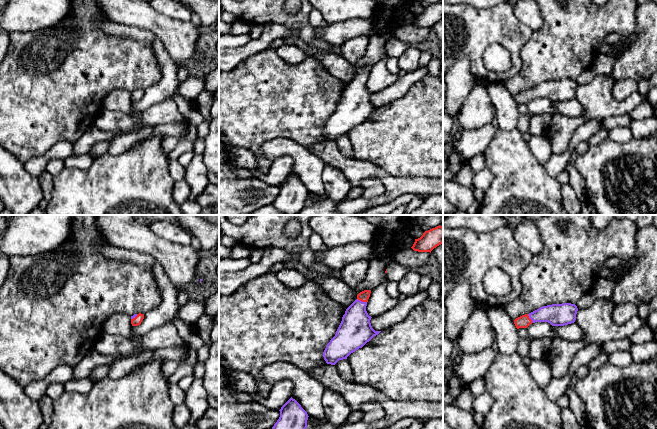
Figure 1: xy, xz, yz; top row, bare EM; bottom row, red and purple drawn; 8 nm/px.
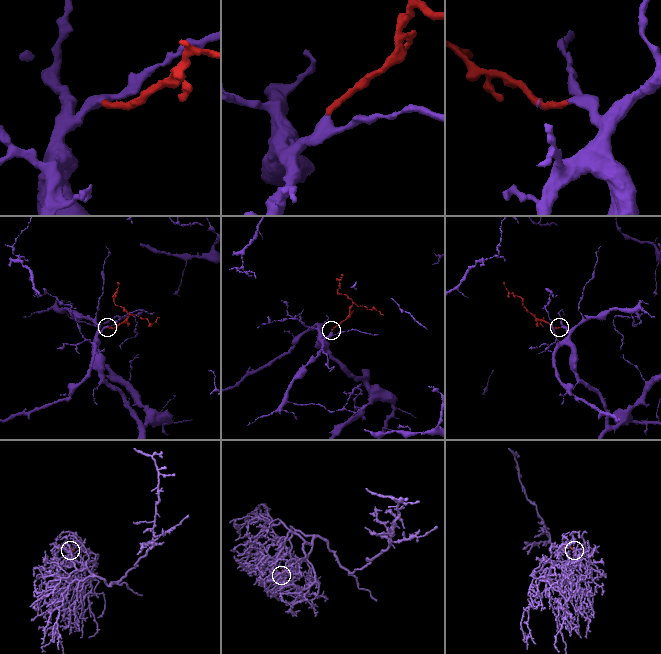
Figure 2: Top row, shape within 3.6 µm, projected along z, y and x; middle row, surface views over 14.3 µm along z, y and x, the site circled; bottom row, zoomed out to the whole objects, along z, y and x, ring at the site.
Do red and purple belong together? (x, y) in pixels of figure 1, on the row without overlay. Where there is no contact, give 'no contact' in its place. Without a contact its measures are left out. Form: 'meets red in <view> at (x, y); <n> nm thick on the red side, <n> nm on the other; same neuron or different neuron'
meets red in xz at (362, 77); 90 nm thick on the red side, 260 nm on the other; same neuron

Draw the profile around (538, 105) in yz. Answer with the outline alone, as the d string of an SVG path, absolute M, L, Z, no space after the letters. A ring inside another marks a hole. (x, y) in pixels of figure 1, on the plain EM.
M535 98L530 100L527 104L528 114L549 113L550 115L559 114L557 109L553 106L553 102L548 98Z

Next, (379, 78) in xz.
M383 57L377 64L370 69L367 78L366 87L369 92L376 93L391 85L399 79L398 74L393 74L387 69L388 57Z

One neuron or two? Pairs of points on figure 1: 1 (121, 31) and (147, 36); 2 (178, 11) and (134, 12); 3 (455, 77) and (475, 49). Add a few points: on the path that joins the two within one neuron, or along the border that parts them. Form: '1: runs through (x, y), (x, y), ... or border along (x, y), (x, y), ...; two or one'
1: runs through (127, 31), (141, 35); one
2: border along (155, 10), (179, 20); two
3: border along (453, 63), (466, 57), (469, 71), (475, 80); two

